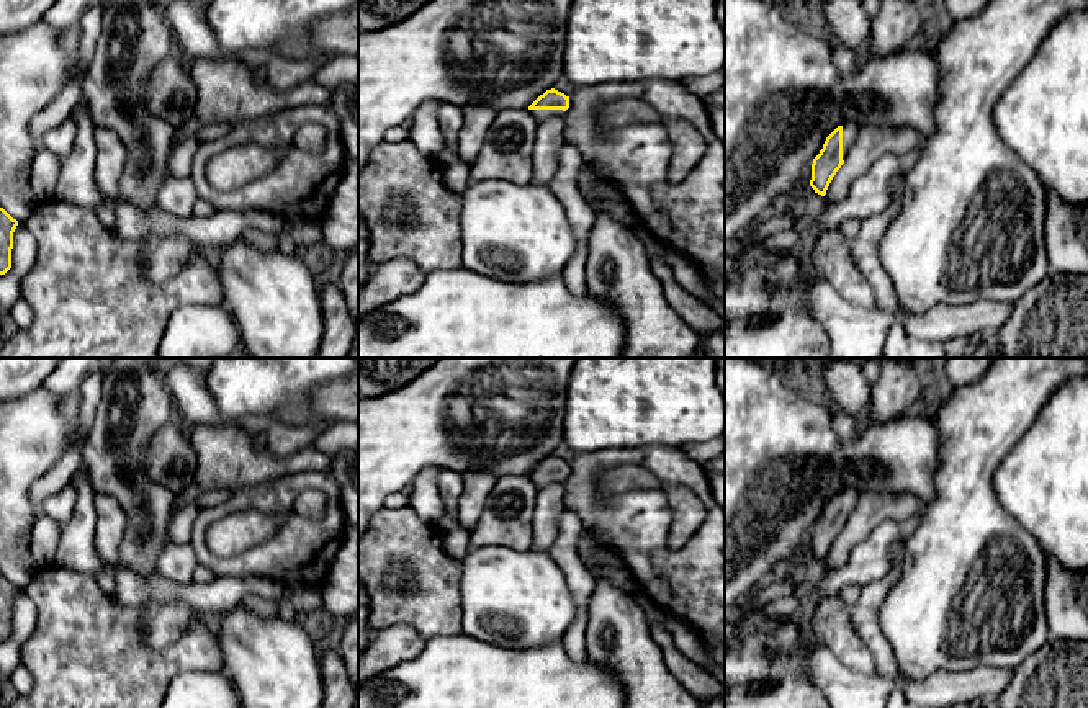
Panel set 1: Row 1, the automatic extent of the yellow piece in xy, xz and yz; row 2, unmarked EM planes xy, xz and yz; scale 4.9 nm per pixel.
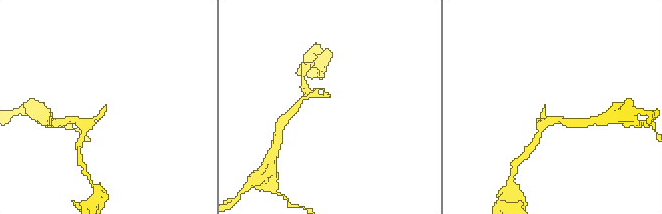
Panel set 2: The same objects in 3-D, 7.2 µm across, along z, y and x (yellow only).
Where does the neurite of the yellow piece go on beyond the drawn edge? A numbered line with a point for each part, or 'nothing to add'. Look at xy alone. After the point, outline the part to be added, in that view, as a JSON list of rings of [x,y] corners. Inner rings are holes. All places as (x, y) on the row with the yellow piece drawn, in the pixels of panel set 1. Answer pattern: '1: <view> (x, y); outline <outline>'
nothing to add

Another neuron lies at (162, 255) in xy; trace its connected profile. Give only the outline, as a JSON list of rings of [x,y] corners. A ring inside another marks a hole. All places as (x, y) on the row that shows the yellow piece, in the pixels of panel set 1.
[[[146,234],[142,242],[142,268],[152,283],[162,283],[178,275],[188,262],[201,255],[201,247],[182,235]]]

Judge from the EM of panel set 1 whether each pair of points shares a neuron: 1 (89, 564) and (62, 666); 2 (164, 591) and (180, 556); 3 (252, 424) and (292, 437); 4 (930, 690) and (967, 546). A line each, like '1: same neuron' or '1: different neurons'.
1: different neurons
2: different neurons
3: same neuron
4: different neurons

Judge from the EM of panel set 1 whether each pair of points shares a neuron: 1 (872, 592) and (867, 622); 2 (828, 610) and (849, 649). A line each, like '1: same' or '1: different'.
1: same
2: same

